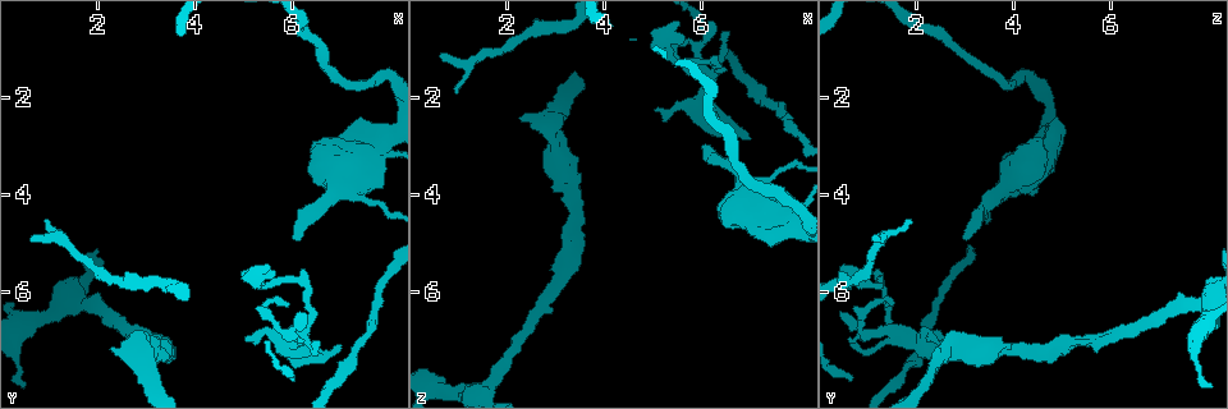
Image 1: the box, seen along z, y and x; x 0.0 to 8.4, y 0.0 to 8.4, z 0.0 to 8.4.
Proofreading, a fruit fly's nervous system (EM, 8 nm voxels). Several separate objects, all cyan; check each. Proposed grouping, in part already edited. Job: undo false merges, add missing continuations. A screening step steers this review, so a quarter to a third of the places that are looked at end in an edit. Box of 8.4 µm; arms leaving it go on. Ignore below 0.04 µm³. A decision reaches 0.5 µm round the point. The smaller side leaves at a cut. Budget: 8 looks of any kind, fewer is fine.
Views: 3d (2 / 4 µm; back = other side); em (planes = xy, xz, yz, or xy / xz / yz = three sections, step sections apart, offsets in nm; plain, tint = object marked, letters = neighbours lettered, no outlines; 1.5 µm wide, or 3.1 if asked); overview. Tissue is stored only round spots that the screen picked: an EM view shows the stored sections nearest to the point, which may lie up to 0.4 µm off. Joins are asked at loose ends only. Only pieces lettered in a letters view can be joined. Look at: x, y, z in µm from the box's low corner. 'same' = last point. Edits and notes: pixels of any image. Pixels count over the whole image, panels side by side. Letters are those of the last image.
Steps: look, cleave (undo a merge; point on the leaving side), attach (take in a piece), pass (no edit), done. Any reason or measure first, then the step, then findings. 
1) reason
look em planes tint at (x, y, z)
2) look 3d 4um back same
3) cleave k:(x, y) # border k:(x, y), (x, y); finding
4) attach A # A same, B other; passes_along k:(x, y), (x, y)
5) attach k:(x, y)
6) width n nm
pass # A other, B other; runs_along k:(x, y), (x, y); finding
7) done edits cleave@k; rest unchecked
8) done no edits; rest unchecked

free end
look em planes tint at (6.00, 4.90, 3.05)

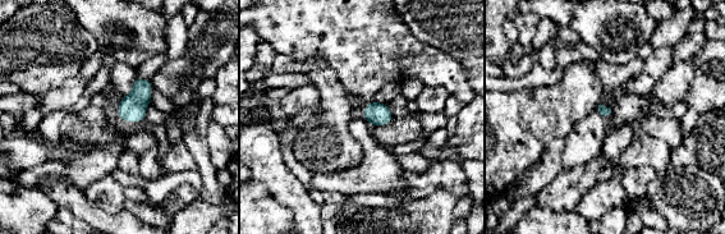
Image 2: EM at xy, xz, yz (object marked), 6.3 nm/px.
see the neighbours
look em planes letters same

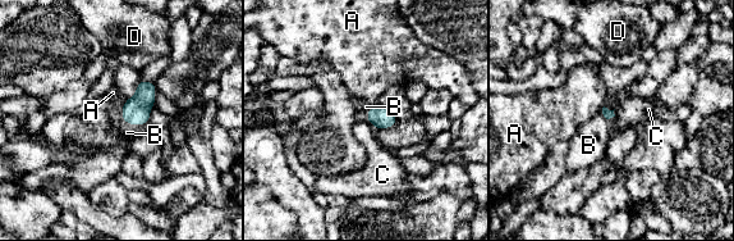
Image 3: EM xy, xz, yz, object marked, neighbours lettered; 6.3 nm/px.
attach B # A other, B same, C other, D other; passes_along 3:(136, 110), (132, 124), (127, 132); it goes on there

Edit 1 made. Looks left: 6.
branch stops here
look em yz step 8 tint at (6.95, 7.10, 2.90)

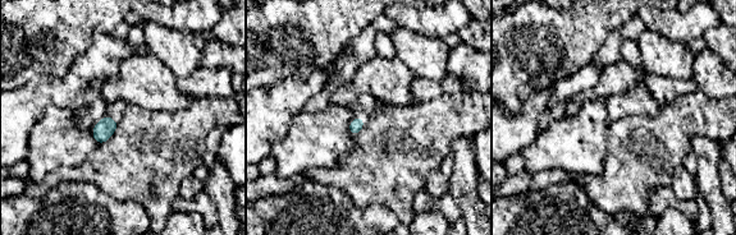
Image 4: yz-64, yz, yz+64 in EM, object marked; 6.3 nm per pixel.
look em planes letters same

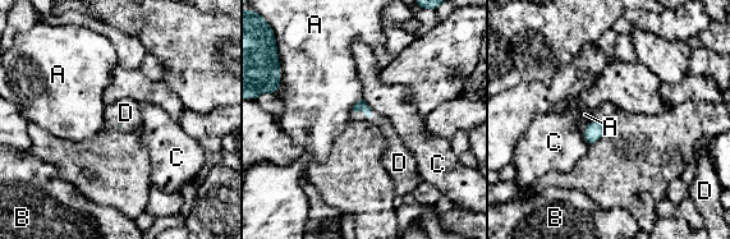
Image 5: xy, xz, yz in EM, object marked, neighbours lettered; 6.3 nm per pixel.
attach D # A other, B other, C other, D same; passes_along 5:(361, 105), (362, 110), (381, 122); the neuron continues

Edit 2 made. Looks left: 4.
redraw
look overview

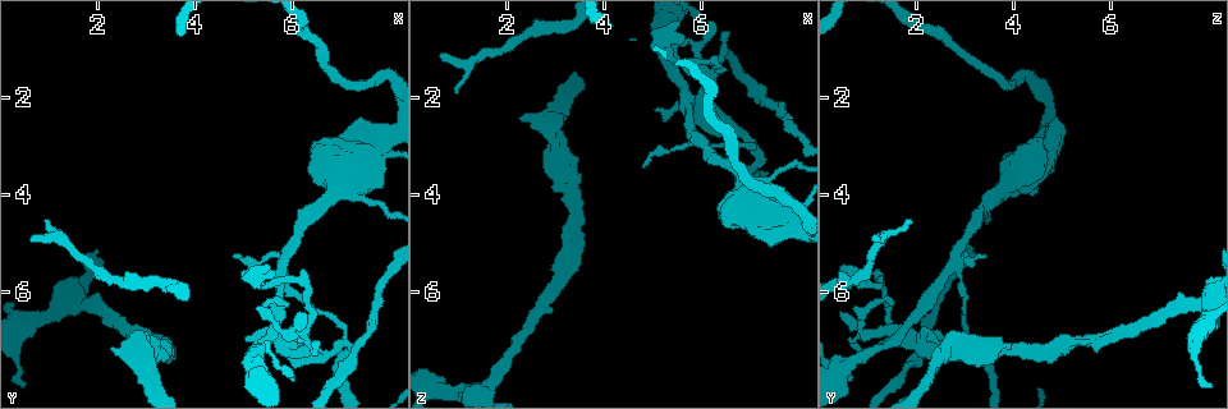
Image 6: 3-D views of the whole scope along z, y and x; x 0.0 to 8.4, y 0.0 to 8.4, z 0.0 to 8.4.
sharp bend
look 3d 2um at (5.30, 5.85, 0.95)

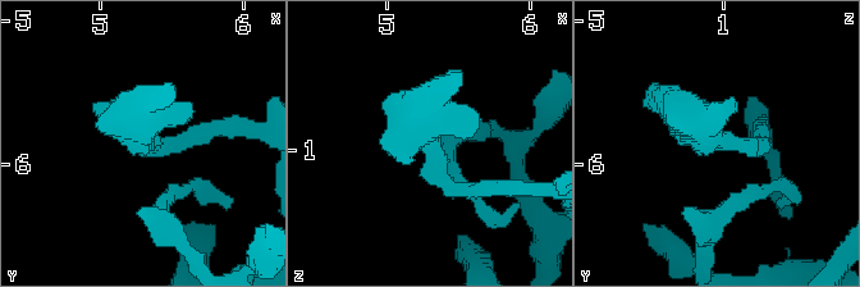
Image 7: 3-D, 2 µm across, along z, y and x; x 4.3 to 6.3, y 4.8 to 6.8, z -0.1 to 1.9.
need the tissue
look em xz step 4 tint at (5.32, 5.84, 0.92)

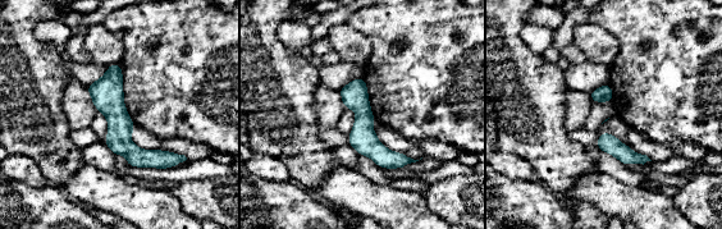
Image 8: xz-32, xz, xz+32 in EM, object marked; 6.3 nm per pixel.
another direction
look em planes letters same

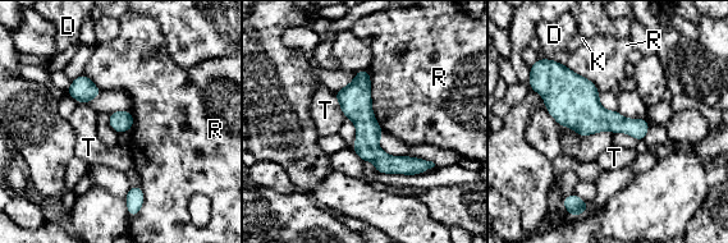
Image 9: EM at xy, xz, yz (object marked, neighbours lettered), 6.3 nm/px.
width 140 nm
pass # D other, K other, R other, T other; border 9:(366, 69), (371, 110), (384, 134); all the same neuron

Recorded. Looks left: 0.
done edits attach@3, attach@5; rest unchecked

